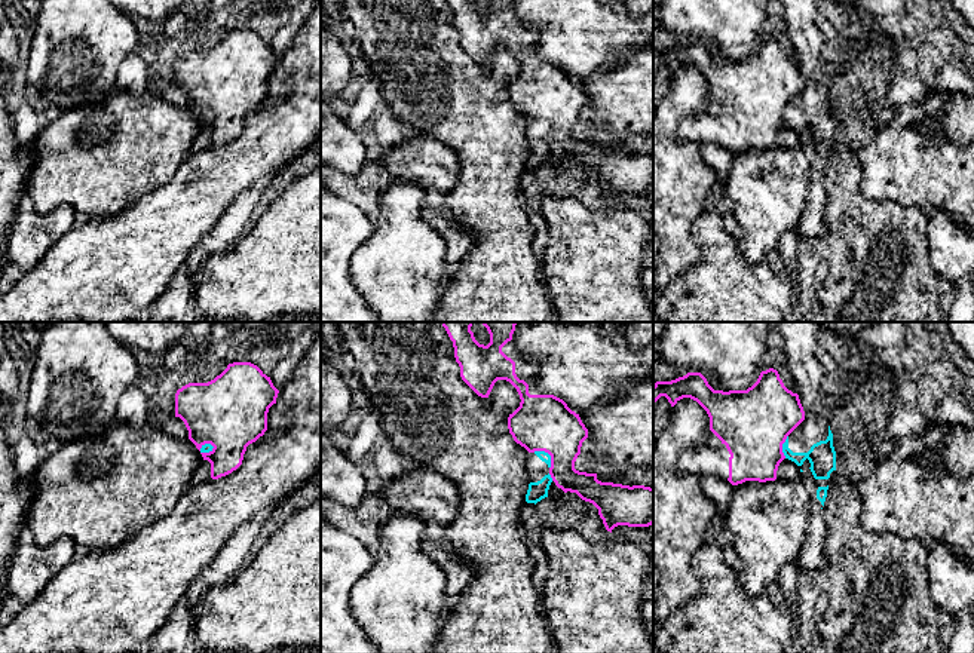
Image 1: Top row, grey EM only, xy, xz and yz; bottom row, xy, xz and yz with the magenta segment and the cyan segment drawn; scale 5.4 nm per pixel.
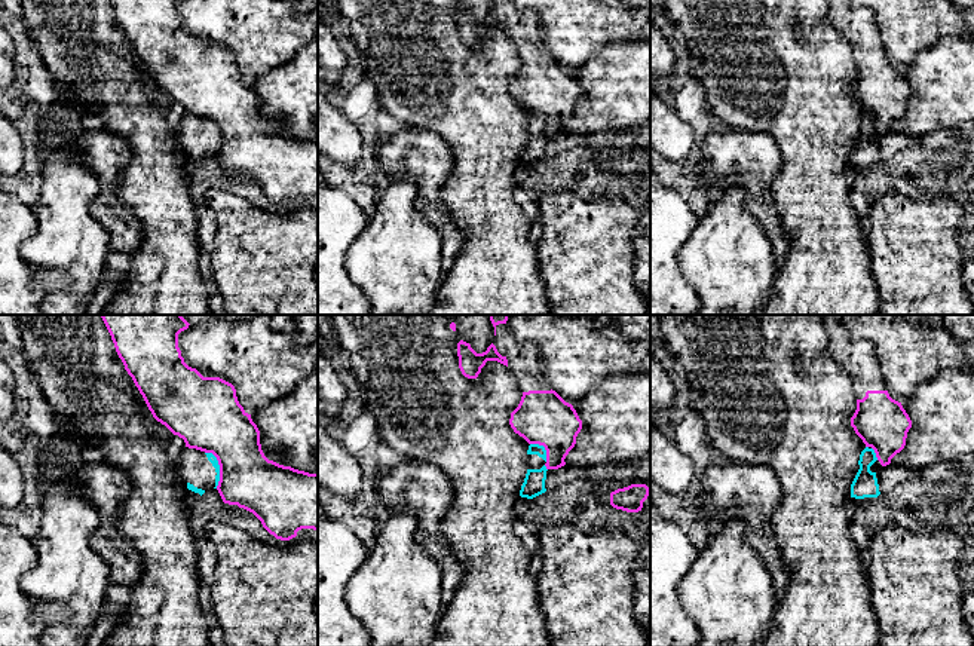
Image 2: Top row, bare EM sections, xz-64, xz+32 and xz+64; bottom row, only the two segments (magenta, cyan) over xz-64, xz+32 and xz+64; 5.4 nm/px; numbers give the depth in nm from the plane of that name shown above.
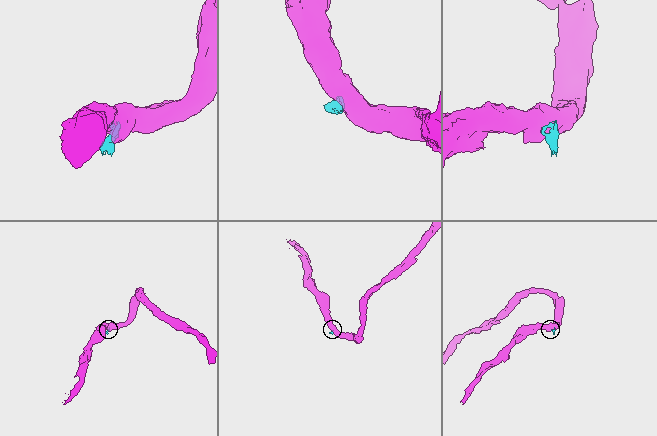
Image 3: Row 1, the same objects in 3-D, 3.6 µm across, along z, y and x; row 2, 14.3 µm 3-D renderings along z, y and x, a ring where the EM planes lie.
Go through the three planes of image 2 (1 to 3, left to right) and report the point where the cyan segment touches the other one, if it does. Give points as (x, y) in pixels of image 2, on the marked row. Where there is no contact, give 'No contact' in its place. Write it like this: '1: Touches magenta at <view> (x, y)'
1: Touches magenta at xz-64 (220, 468)
2: Touches magenta at xz+32 (544, 446)
3: Touches magenta at xz+64 (875, 452)

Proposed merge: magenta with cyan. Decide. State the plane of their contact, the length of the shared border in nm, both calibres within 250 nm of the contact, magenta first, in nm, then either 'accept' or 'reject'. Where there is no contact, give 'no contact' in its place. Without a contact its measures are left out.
xz | 130 nm | 300/50 nm | reject

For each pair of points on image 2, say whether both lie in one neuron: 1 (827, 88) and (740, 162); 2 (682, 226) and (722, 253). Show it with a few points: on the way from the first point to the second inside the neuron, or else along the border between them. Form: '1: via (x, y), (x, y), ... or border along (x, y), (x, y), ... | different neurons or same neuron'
1: border along (735, 128), (766, 132), (781, 153), (783, 167) | different neurons
2: border along (700, 220), (680, 248), (679, 265) | different neurons

